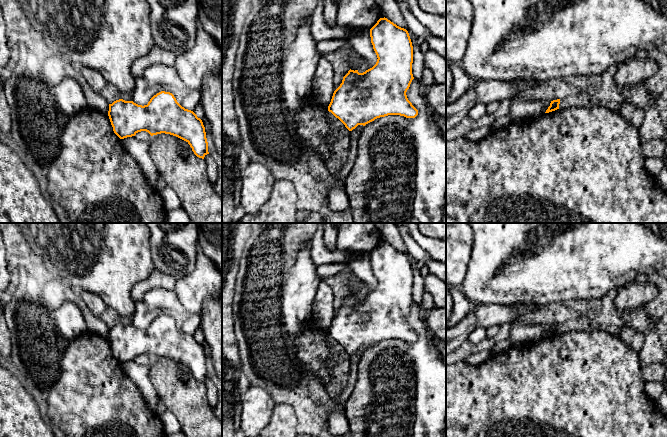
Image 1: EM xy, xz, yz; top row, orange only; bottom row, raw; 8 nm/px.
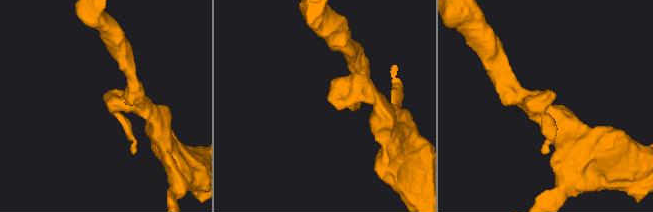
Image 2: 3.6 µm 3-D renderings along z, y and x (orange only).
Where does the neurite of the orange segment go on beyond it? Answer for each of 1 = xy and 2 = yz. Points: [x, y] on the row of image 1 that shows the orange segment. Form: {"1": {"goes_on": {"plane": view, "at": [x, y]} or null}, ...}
{"1": {"goes_on": null}, "2": {"goes_on": null}}

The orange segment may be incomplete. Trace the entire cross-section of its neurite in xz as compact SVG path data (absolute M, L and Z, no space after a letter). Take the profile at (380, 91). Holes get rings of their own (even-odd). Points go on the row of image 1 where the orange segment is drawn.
M380 18L370 29L371 43L377 55L376 64L363 73L349 70L342 83L334 91L328 111L352 131L358 125L365 126L377 118L400 115L415 118L418 110L408 100L406 92L414 79L412 74L413 46L406 29Z

